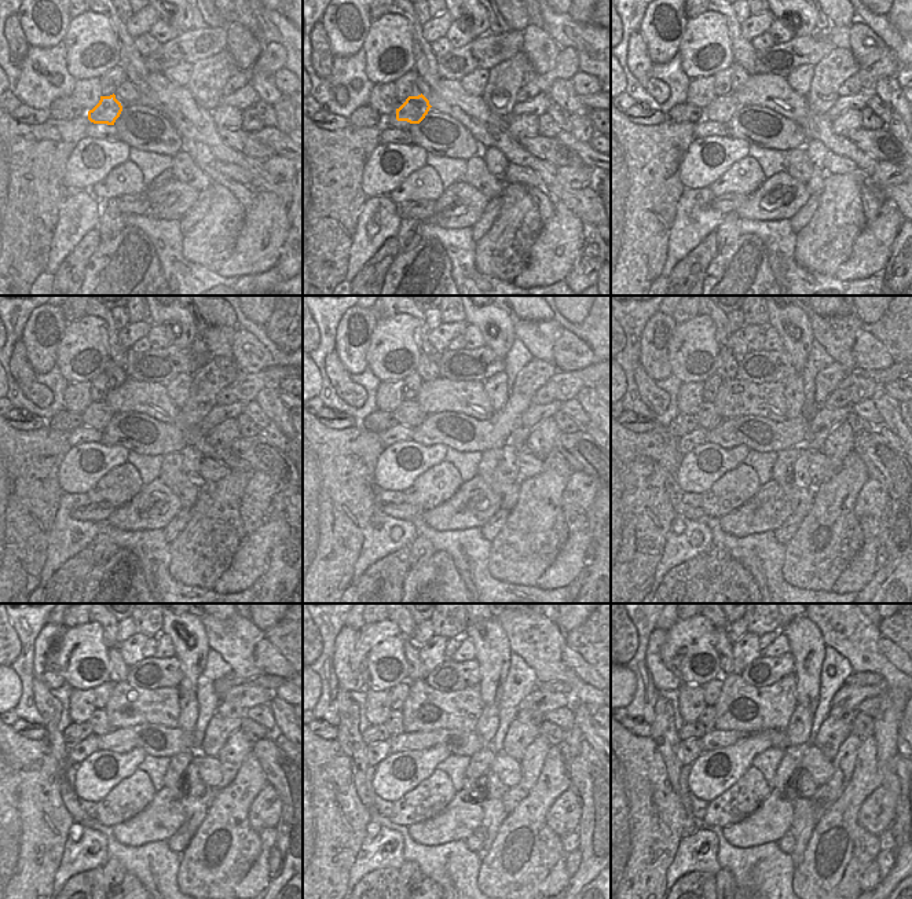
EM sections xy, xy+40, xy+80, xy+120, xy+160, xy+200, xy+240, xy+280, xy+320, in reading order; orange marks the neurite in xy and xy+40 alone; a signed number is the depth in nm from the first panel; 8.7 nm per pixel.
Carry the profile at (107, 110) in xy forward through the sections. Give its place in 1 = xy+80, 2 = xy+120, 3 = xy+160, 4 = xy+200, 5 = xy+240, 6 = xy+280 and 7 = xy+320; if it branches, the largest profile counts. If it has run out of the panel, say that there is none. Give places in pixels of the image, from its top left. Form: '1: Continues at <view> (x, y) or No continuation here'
1: Continues at xy+80 (721, 109)
2: Continues at xy+120 (98, 414)
3: Continues at xy+160 (409, 414)
4: Continues at xy+200 (711, 414)
5: Continues at xy+240 (98, 723)
6: Continues at xy+280 (395, 723)
7: Continues at xy+320 (707, 718).

